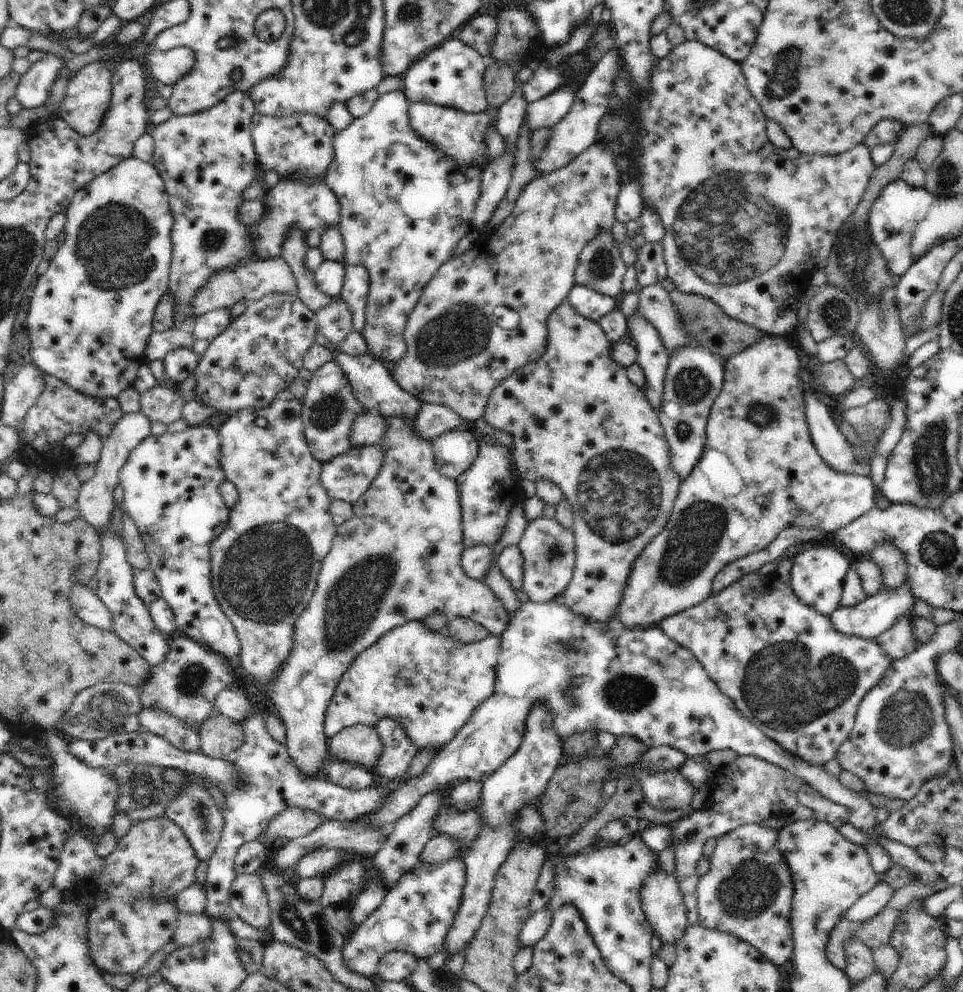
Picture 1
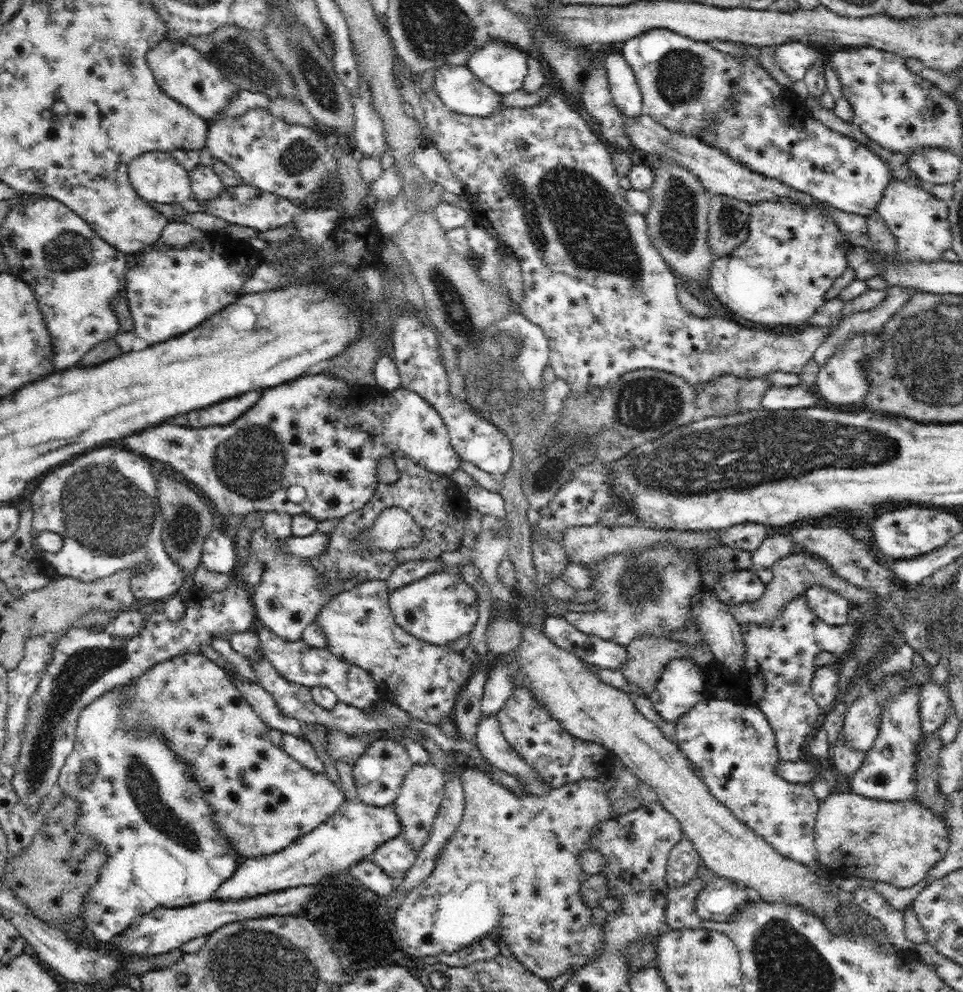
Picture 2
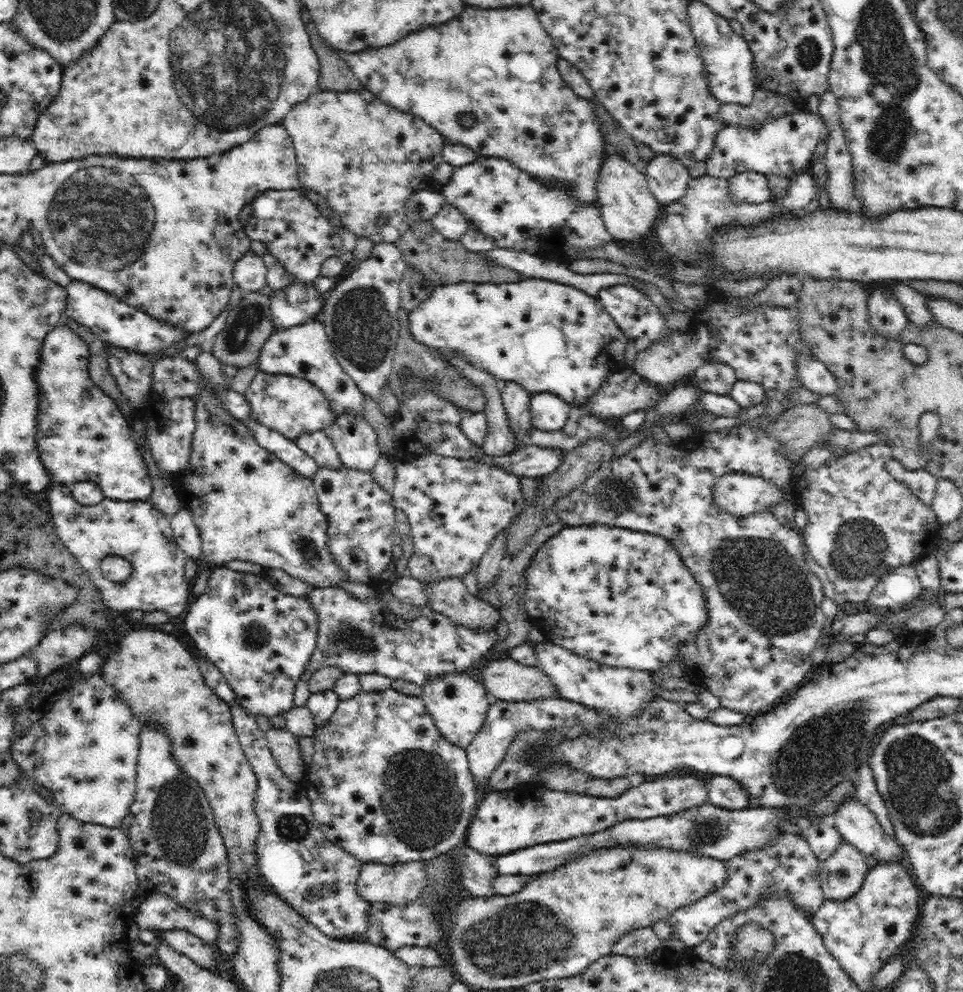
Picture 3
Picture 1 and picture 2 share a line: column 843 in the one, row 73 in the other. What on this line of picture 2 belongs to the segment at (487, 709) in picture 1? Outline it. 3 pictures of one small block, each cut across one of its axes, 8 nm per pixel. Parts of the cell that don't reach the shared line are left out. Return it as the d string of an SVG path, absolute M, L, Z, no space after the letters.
M792 42L777 45L772 54L776 66L795 83L803 80L807 70L814 65L823 64L821 52L814 49L812 44Z

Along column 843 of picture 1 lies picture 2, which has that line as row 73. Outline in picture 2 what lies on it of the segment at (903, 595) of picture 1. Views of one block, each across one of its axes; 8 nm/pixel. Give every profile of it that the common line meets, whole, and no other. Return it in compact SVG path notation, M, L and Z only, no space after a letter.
M621 52L606 54L604 57L609 89L614 103L623 116L628 118L640 116L645 106L633 70L628 66Z

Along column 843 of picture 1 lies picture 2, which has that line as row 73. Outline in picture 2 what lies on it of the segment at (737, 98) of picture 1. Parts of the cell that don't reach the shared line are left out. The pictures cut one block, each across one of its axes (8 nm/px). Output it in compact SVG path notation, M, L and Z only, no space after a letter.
M164 38L152 50L148 50L146 56L156 83L162 87L162 90L170 98L201 116L205 122L213 122L240 92L236 83L232 83L230 77L224 76L218 64L214 64L208 56L187 42L174 42Z

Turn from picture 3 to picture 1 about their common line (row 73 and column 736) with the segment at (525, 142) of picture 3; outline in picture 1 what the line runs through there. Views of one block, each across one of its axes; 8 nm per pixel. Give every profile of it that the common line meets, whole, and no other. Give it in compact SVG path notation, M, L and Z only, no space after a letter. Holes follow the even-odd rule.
M774 335L762 336L754 346L727 360L722 390L708 415L704 452L690 476L681 480L664 530L646 545L626 582L616 616L626 628L658 626L667 616L708 600L713 594L714 577L722 568L748 554L762 552L785 528L820 528L830 534L874 508L876 487L870 476L836 472L818 454L806 422L800 370L796 350L784 338ZM756 404L770 409L772 420L764 426L758 426L748 418L750 408Z

